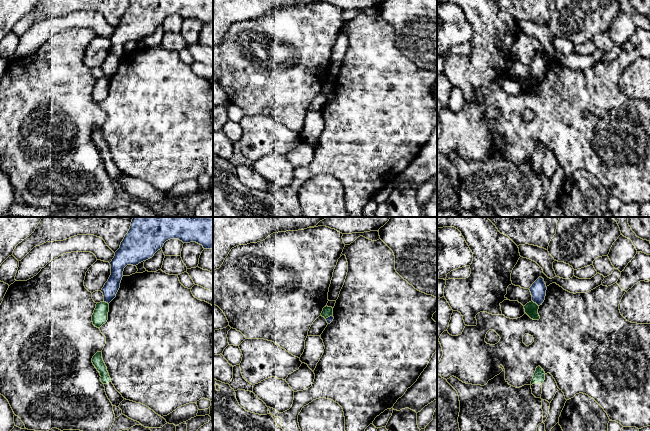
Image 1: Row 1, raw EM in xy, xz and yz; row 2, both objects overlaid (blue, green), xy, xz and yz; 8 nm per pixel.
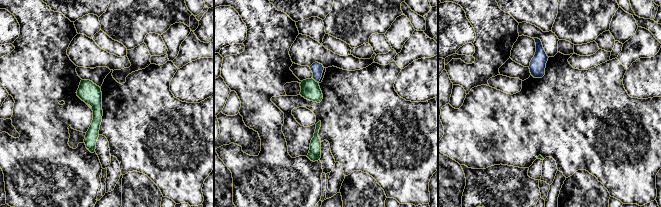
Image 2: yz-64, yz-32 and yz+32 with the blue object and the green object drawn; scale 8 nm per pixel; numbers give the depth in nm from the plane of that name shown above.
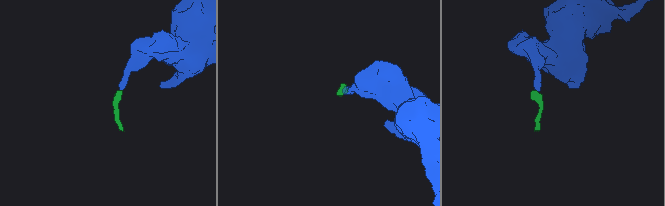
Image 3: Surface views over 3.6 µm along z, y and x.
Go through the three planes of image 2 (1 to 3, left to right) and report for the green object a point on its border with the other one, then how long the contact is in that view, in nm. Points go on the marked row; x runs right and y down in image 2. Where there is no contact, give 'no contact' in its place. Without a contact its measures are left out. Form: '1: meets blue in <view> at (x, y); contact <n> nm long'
1: no contact
2: meets blue in yz-32 at (315, 80); contact 60 nm long
3: no contact

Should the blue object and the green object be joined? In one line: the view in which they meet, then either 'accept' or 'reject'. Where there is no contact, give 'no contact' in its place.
contact in yz; reject

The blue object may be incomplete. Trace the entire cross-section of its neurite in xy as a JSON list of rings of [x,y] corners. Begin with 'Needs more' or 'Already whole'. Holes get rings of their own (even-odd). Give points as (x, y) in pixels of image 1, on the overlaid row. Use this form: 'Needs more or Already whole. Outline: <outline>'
Already whole. Outline: [[[133,217],[128,233],[110,262],[111,275],[101,290],[104,302],[109,304],[116,297],[127,265],[136,266],[152,258],[170,239],[179,239],[183,243],[196,242],[204,249],[213,249],[213,217]]]

